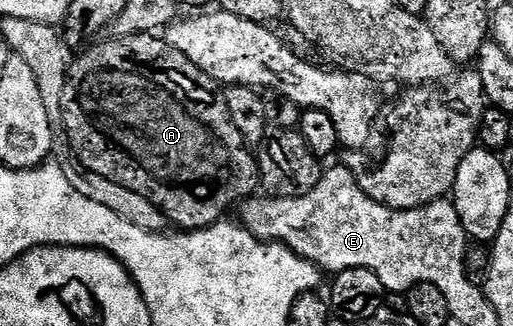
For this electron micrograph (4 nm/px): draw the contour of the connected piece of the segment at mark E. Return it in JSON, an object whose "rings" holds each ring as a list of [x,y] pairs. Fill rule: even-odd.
{"rings":[[[338,164],[331,170],[329,167],[323,173],[320,184],[316,184],[316,188],[312,188],[312,192],[304,196],[299,198],[253,196],[241,203],[240,210],[242,210],[241,225],[262,241],[287,246],[322,272],[368,268],[376,272],[376,276],[380,276],[380,284],[384,284],[389,293],[406,294],[425,282],[434,286],[434,274],[438,274],[438,262],[442,262],[442,258],[450,258],[450,254],[458,254],[460,261],[466,261],[468,235],[462,227],[462,221],[453,201],[429,202],[418,210],[389,210],[364,192],[364,188],[357,183],[356,176],[345,164]]]}

